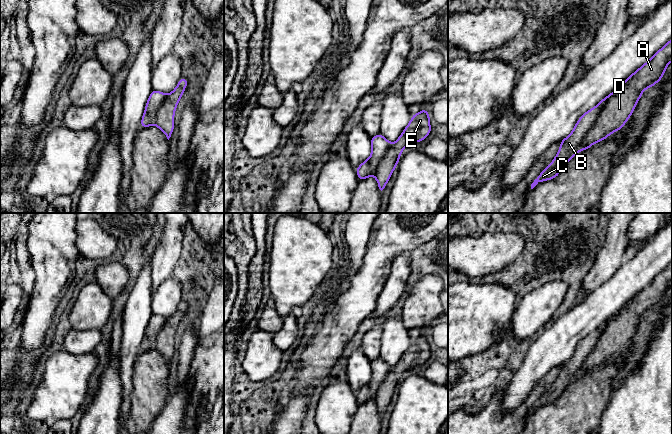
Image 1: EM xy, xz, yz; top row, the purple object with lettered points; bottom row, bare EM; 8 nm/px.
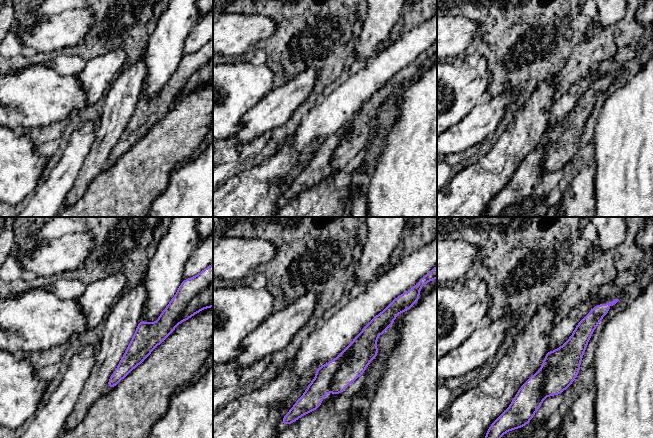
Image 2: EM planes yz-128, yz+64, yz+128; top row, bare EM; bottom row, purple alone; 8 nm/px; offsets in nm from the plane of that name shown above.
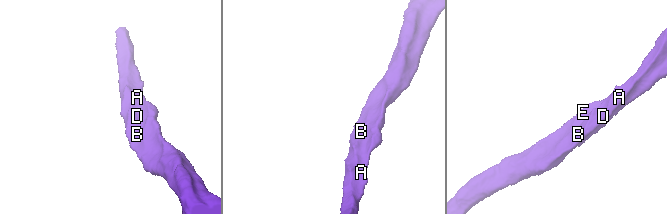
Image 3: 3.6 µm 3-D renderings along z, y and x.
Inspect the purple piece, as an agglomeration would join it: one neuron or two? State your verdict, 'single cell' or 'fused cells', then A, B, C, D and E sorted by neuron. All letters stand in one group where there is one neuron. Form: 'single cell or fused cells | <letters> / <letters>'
single cell | A B C D E

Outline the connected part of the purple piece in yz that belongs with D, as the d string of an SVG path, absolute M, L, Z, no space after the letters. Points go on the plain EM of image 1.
M672 262L616 314L578 343L573 355L560 365L560 372L550 389L531 408L531 413L542 405L555 403L580 375L621 354L635 334L643 315L662 303L671 285Z

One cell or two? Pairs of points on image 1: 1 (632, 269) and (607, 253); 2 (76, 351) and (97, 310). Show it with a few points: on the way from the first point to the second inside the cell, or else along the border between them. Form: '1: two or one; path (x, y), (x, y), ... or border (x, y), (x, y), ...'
1: two; border (622, 263), (606, 280)
2: two; border (72, 327), (99, 330)

